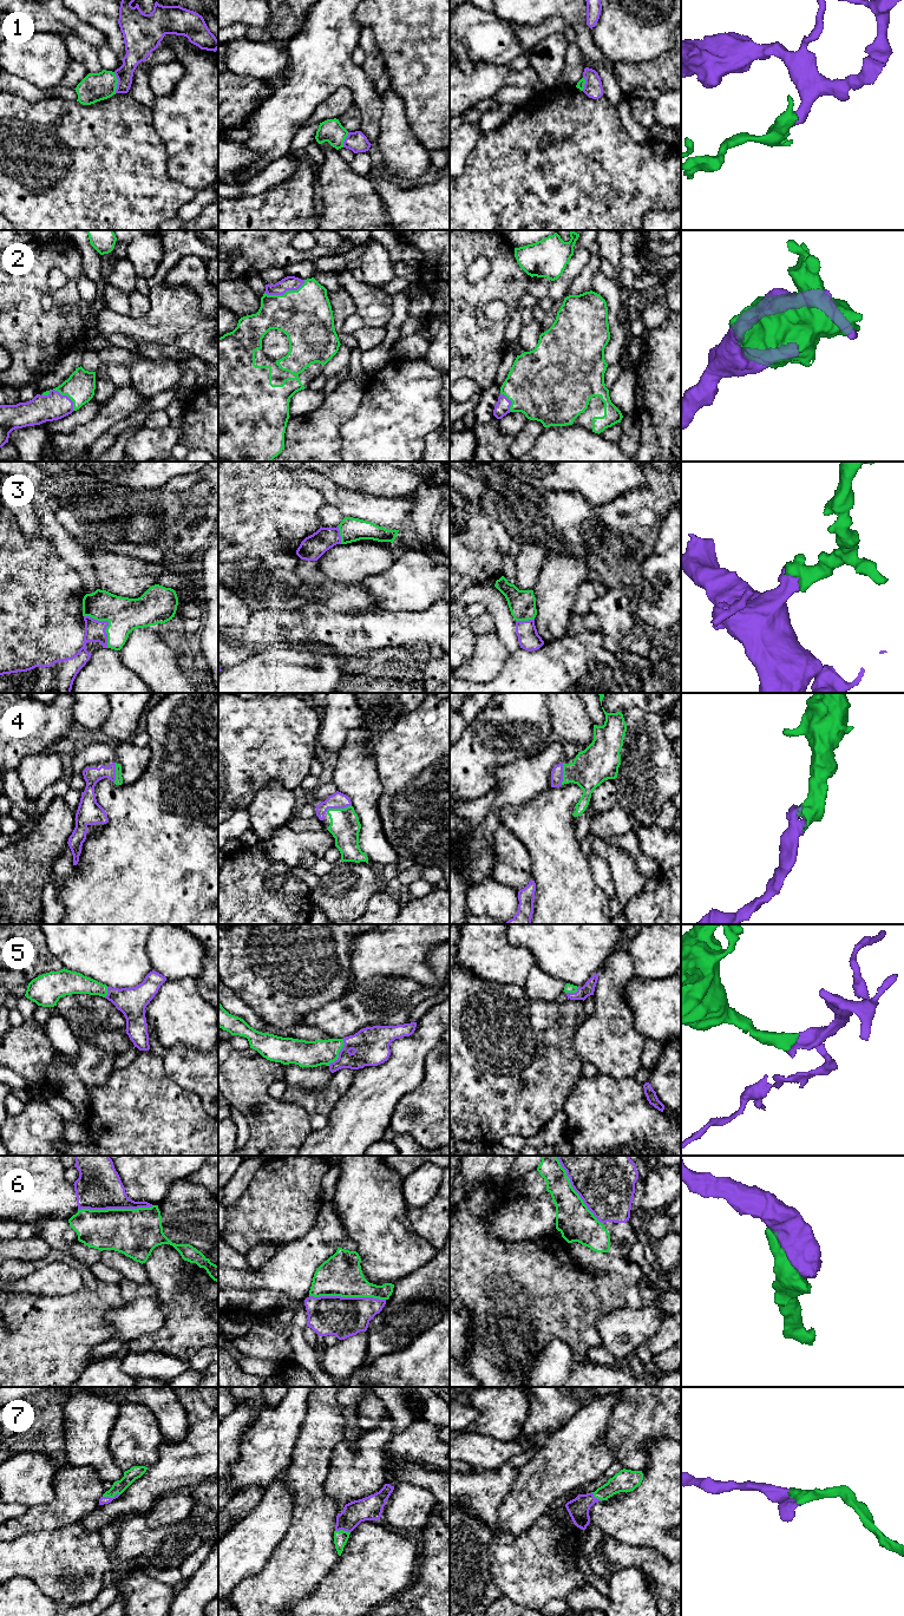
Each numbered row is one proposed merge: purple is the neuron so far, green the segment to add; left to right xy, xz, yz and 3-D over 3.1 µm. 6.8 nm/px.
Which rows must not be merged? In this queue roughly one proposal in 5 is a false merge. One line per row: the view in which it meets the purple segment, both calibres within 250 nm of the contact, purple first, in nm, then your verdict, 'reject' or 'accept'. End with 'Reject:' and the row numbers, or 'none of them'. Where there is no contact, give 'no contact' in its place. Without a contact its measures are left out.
1: contact in xy; calibres 140 and 190 nm; accept
2: contact in xz; calibres 100 and 360 nm; accept
3: contact in xy; calibres 140 and 240 nm; accept
4: contact in xz; calibres 110 and 200 nm; accept
5: contact in xz; calibres 260 and 180 nm; accept
6: contact in xz; calibres 280 and 280 nm; accept
7: contact in xy; calibres 50 and 90 nm; accept
Reject: none of them

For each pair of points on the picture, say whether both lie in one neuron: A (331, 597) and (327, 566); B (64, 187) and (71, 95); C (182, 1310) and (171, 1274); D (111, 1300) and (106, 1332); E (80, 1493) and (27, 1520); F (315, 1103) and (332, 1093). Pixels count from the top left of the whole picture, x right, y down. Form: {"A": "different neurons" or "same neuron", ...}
{"A": "different neurons", "B": "different neurons", "C": "different neurons", "D": "same neuron", "E": "same neuron", "F": "same neuron"}

